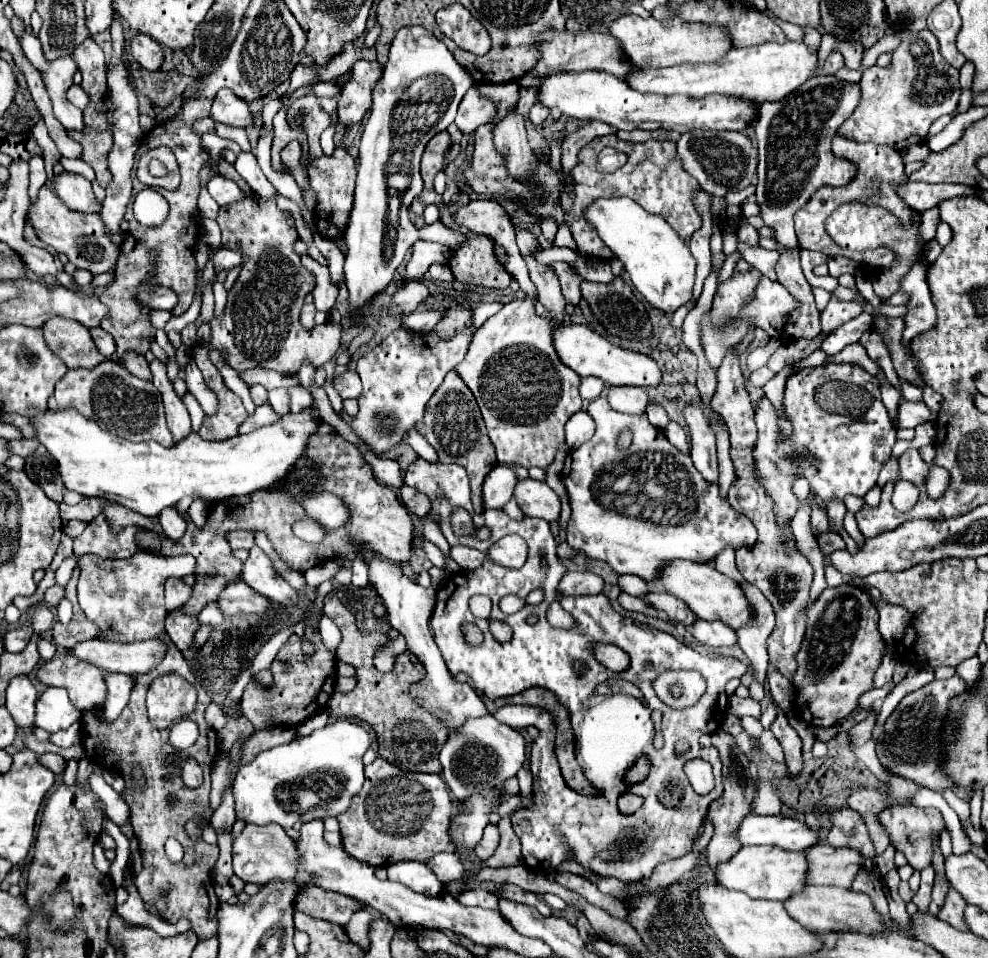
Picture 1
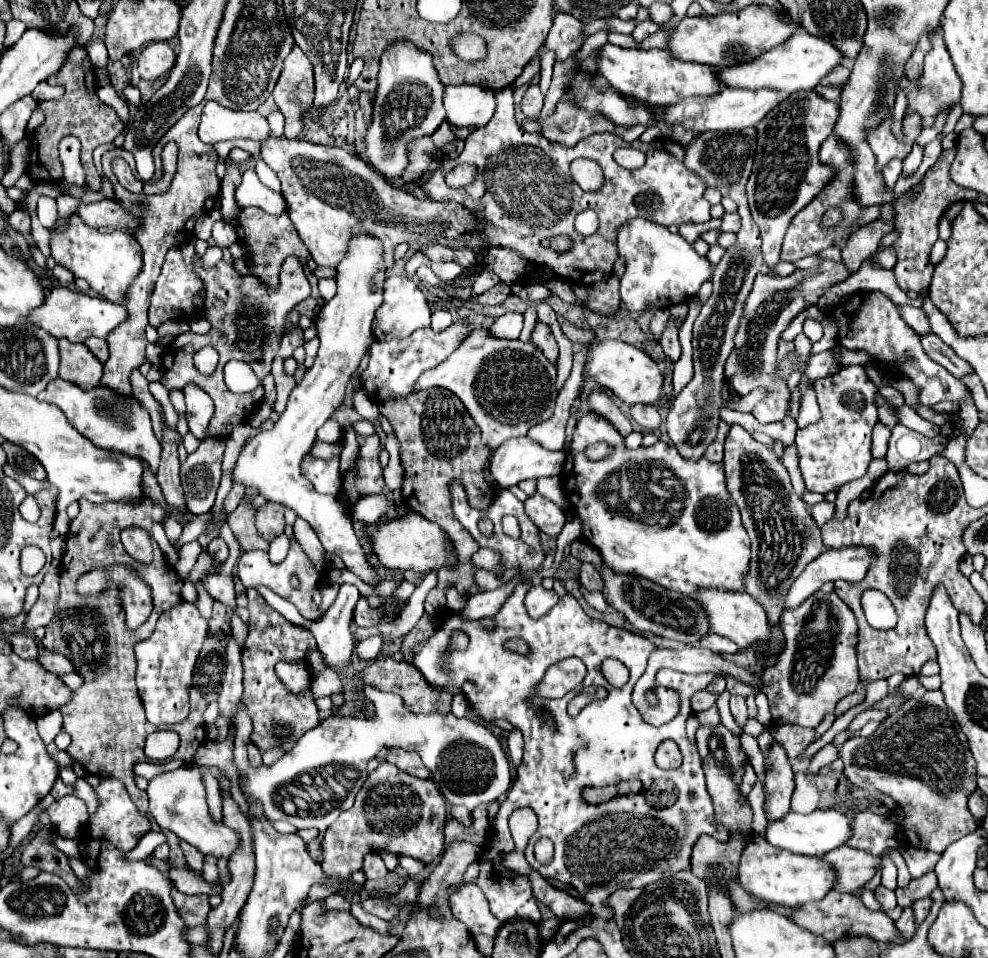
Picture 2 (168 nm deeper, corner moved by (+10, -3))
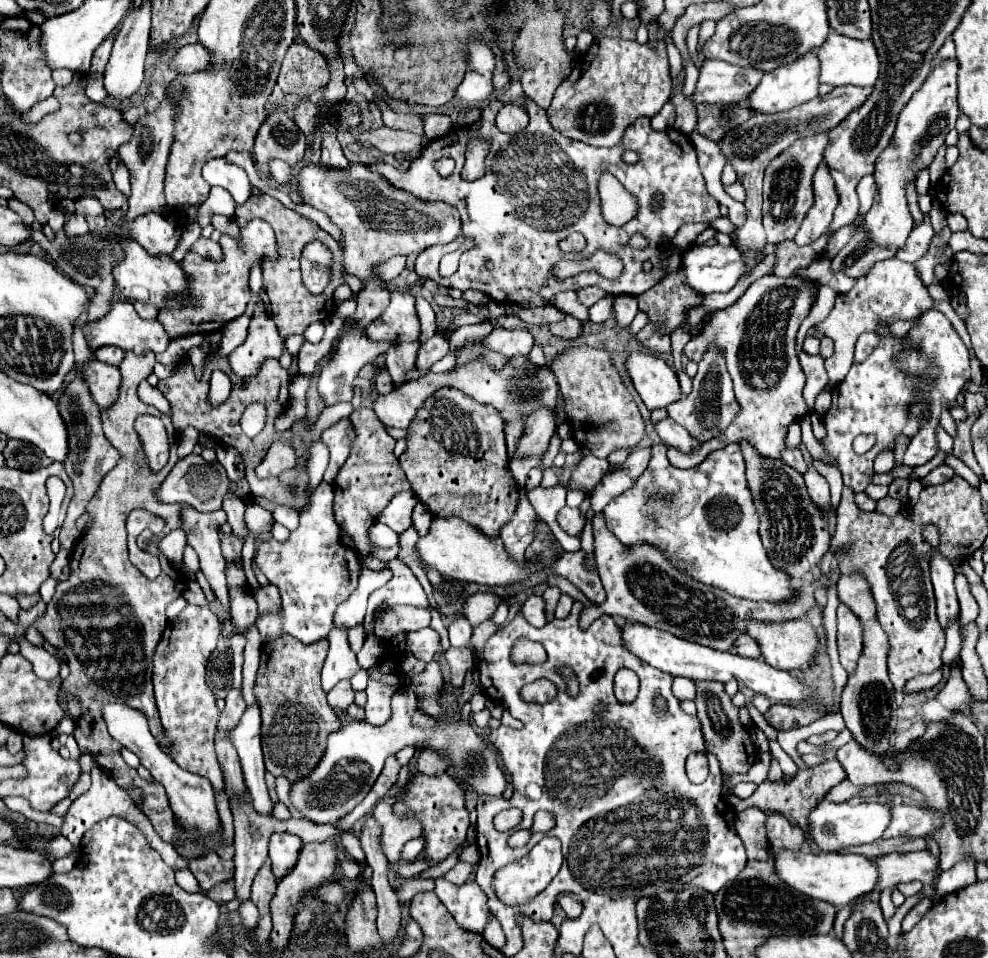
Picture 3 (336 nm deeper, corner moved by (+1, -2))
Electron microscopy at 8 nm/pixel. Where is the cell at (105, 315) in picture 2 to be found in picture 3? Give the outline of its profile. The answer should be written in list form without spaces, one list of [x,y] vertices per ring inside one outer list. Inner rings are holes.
[[[112,303],[112,309],[110,313],[100,319],[100,321],[94,321],[92,325],[84,325],[84,335],[86,335],[86,341],[92,345],[92,347],[102,347],[102,345],[114,345],[114,347],[120,347],[122,351],[132,351],[136,355],[144,355],[144,353],[162,353],[168,345],[170,345],[170,337],[166,333],[166,329],[160,325],[160,321],[144,321],[138,317],[138,313],[134,311],[132,303]]]

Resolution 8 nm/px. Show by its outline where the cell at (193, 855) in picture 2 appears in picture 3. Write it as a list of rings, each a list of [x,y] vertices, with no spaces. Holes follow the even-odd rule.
[[[208,853],[204,859],[192,859],[190,861],[190,871],[198,879],[198,885],[202,891],[212,889],[216,883],[228,881],[234,877],[234,861],[224,861],[216,853]]]

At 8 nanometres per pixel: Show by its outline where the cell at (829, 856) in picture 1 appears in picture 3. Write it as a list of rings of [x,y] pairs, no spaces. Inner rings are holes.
[[[930,851],[890,853],[884,857],[876,857],[874,861],[880,871],[878,891],[908,881],[922,881],[926,887],[930,887],[940,863],[940,859],[934,857]]]

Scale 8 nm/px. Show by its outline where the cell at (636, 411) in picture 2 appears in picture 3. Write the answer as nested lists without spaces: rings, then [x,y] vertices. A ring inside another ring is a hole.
[[[668,417],[662,419],[662,421],[658,421],[654,425],[654,429],[656,429],[656,433],[660,435],[660,439],[666,445],[676,447],[682,453],[690,453],[692,449],[698,449],[700,447],[700,441],[696,441],[696,437],[692,437],[684,427],[680,427],[678,423],[670,421]]]

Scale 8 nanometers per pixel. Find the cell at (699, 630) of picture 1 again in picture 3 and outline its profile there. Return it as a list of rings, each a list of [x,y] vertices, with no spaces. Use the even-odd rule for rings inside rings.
[[[748,635],[738,637],[736,641],[736,653],[742,657],[752,657],[752,659],[760,659],[760,647],[756,645],[756,641]]]

